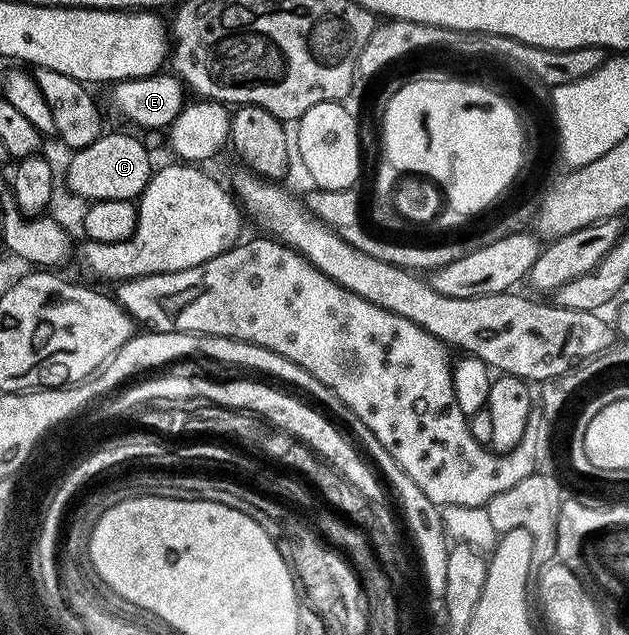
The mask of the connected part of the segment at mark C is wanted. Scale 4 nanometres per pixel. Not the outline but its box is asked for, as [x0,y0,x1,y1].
[64,131,152,201]

